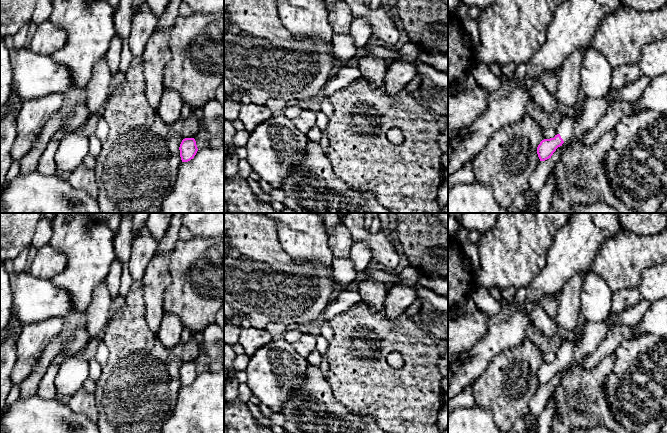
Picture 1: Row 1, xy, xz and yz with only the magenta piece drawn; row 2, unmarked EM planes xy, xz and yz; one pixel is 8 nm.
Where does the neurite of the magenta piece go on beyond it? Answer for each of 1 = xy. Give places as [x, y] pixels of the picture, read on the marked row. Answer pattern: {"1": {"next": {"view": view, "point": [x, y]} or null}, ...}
{"1": {"next": null}}

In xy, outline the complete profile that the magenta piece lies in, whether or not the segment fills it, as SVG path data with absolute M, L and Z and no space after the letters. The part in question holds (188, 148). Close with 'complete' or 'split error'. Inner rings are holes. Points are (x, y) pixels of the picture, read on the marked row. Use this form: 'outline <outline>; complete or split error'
outline M185 138L182 140L180 147L180 157L182 162L188 162L194 158L198 148L194 138Z; complete

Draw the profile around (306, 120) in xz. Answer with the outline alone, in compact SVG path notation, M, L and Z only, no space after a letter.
M303 109L292 121L298 130L307 134L311 128L316 126L316 115L314 111Z

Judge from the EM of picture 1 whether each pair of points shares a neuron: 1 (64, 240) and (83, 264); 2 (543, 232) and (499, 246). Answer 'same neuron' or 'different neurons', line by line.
1: same neuron
2: same neuron

